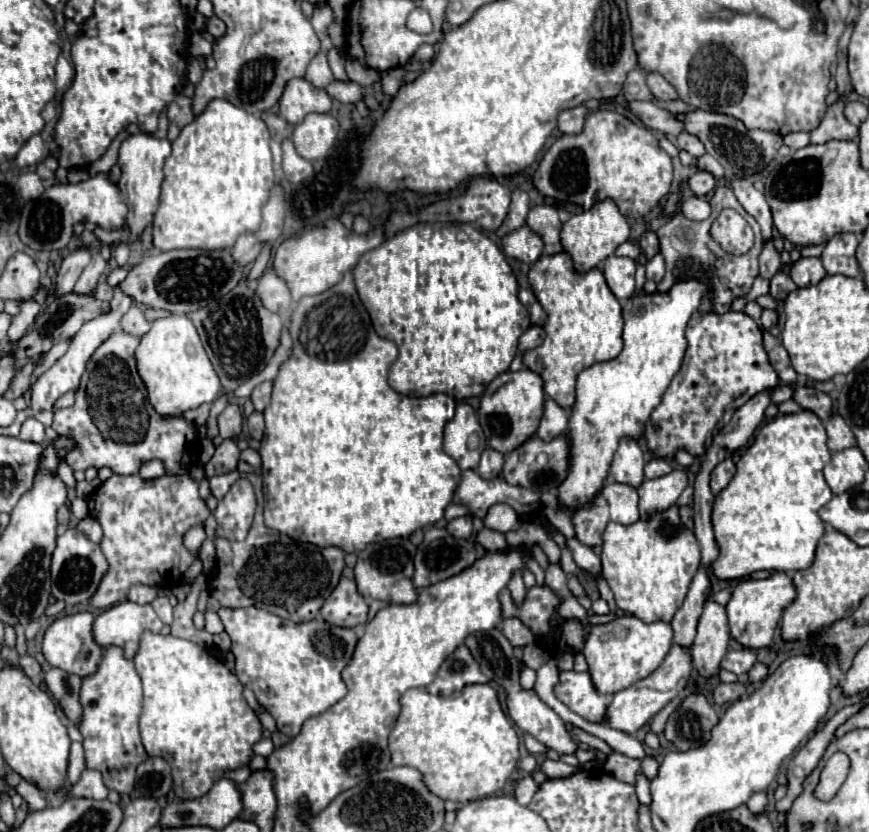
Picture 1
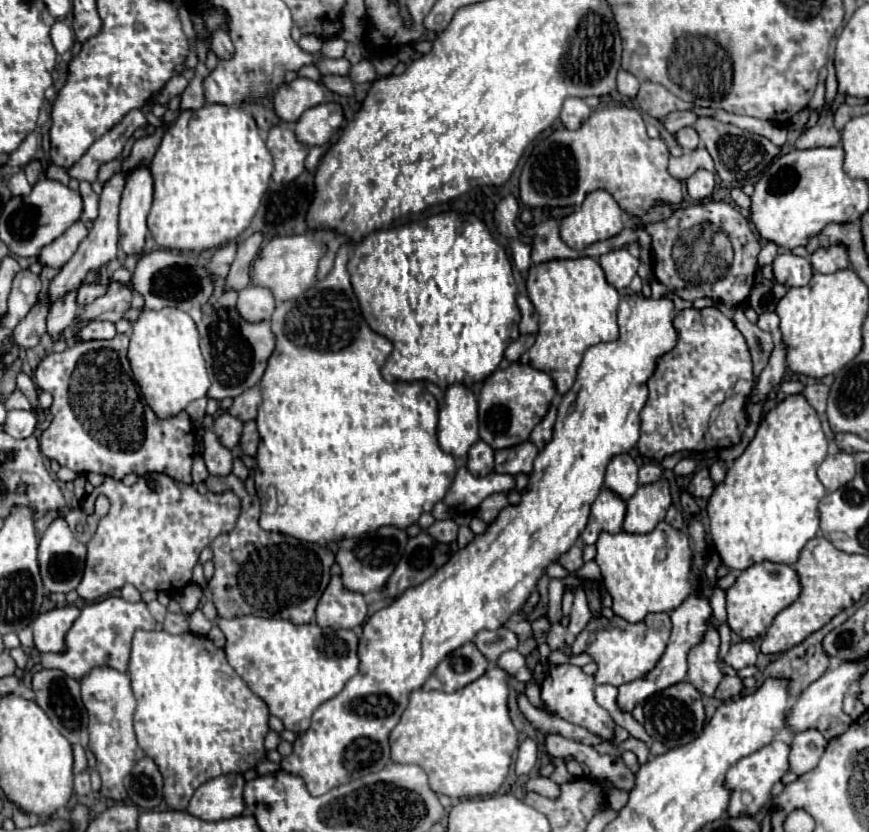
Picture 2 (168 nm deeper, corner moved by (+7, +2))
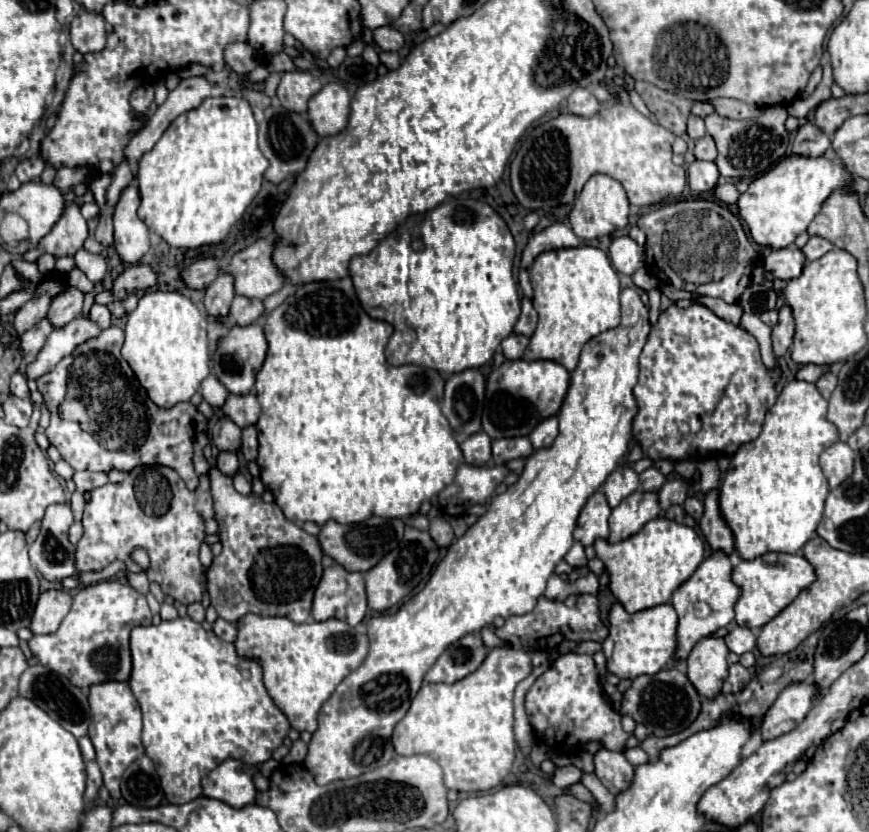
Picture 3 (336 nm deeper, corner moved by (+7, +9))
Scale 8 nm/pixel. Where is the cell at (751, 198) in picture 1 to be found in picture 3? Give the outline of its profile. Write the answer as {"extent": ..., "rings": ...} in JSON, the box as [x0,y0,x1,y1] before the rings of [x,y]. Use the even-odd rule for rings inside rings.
{"extent":[715,184,739,204],"rings":[[[719,184],[715,188],[715,198],[721,200],[723,204],[735,204],[739,200],[739,192],[733,184]]]}

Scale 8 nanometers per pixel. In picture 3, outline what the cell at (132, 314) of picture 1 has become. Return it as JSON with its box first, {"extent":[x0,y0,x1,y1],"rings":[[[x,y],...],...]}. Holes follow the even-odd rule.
{"extent":[27,318,101,380],"rings":[[[75,318],[73,322],[61,326],[61,328],[55,328],[53,334],[49,334],[45,346],[41,348],[41,352],[37,354],[37,358],[27,366],[27,380],[37,380],[41,378],[43,374],[47,374],[49,370],[53,370],[53,366],[73,354],[73,350],[87,342],[89,338],[95,338],[101,330],[97,328],[95,322],[91,322],[89,318]]]}

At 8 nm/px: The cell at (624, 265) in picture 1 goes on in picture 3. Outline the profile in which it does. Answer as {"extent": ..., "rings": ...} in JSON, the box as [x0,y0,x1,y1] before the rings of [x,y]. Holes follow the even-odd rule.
{"extent":[609,236,643,274],"rings":[[[619,236],[609,246],[609,260],[621,274],[633,274],[643,266],[643,248],[629,236]]]}

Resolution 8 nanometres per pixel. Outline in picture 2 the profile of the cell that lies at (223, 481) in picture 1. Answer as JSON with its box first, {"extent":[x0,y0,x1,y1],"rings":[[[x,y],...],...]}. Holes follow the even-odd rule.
{"extent":[205,473,335,625],"rings":[[[233,473],[225,477],[209,475],[205,485],[213,493],[231,489],[241,497],[241,515],[235,531],[223,533],[211,543],[215,575],[207,585],[205,597],[209,601],[213,599],[217,613],[221,617],[257,615],[289,619],[297,625],[309,623],[315,617],[317,601],[331,579],[329,569],[335,563],[331,549],[289,535],[263,531],[259,527],[259,501],[247,493],[243,481]]]}

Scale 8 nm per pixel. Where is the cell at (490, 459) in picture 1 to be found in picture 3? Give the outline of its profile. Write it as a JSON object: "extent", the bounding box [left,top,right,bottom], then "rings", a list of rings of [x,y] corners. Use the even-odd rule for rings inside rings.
{"extent":[461,432,491,466],"rings":[[[477,432],[461,444],[461,452],[467,464],[485,466],[491,462],[491,438],[485,432]]]}

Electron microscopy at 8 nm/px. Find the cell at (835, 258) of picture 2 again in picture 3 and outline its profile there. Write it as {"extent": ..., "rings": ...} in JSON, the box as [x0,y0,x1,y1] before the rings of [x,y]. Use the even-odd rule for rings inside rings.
{"extent":[801,236,833,260],"rings":[[[811,236],[809,242],[801,250],[803,250],[803,254],[805,254],[807,260],[817,260],[823,254],[827,254],[831,248],[833,248],[833,244],[829,240],[825,240],[821,236]]]}

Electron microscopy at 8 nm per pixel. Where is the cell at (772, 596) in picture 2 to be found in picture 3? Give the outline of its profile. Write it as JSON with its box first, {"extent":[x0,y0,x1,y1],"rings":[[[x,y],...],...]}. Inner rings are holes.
{"extent":[733,552,815,628],"rings":[[[769,552],[755,560],[741,560],[741,564],[733,570],[733,580],[741,588],[741,596],[735,604],[735,622],[747,628],[761,628],[789,606],[801,590],[815,582],[815,570],[799,554]]]}

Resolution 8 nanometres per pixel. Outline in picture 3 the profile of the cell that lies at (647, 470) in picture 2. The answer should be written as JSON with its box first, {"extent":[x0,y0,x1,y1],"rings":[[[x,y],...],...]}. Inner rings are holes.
{"extent":[639,468,665,492],"rings":[[[647,468],[639,478],[641,478],[641,490],[643,492],[657,492],[665,482],[665,476],[655,468]]]}

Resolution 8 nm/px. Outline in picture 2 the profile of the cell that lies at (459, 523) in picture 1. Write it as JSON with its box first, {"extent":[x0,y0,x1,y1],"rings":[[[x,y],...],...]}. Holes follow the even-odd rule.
{"extent":[427,519,459,543],"rings":[[[447,519],[447,521],[435,521],[427,529],[427,533],[431,537],[435,537],[437,541],[441,541],[441,543],[453,543],[457,539],[457,529],[459,529],[457,523],[451,521],[451,519]]]}

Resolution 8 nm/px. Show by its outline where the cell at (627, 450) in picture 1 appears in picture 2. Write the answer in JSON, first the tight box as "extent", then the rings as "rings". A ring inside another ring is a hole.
{"extent":[605,453,639,499],"rings":[[[621,453],[611,459],[611,463],[607,465],[607,473],[605,473],[605,487],[619,493],[623,499],[629,499],[637,491],[639,487],[637,465],[631,459],[631,455]]]}

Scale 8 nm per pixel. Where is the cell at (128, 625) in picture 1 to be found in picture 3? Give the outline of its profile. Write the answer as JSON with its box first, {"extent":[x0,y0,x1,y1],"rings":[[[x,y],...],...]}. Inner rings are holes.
{"extent":[29,580,151,688],"rings":[[[107,580],[81,588],[59,630],[55,634],[33,636],[29,648],[43,666],[65,674],[73,686],[89,688],[97,682],[125,682],[131,674],[129,632],[141,624],[151,624],[145,596],[131,588],[126,580]]]}

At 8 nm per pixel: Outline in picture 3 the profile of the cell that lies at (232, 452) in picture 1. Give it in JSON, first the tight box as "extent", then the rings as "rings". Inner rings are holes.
{"extent":[217,452,239,478],"rings":[[[219,452],[219,456],[217,456],[217,468],[223,474],[229,474],[233,478],[235,472],[237,472],[237,466],[239,466],[239,460],[237,460],[237,456],[233,452]]]}

